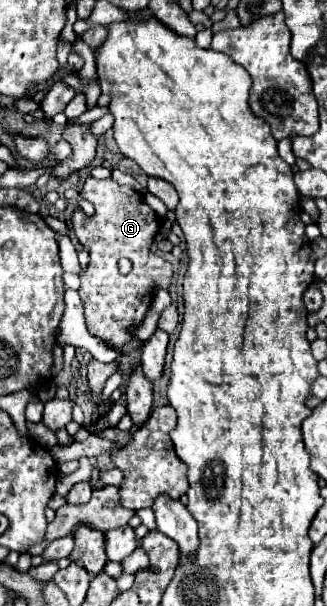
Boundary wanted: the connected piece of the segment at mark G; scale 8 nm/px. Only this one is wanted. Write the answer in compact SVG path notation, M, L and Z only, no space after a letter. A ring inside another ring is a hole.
M88 178L82 188L82 198L92 202L96 208L92 218L84 216L80 208L72 216L72 228L78 242L90 252L88 270L80 276L86 328L92 336L106 340L112 348L120 350L128 340L132 340L132 334L126 328L142 322L158 288L168 288L172 264L150 250L150 244L160 230L160 218L136 190L120 186L114 180ZM120 258L130 258L134 264L126 276L118 272Z

